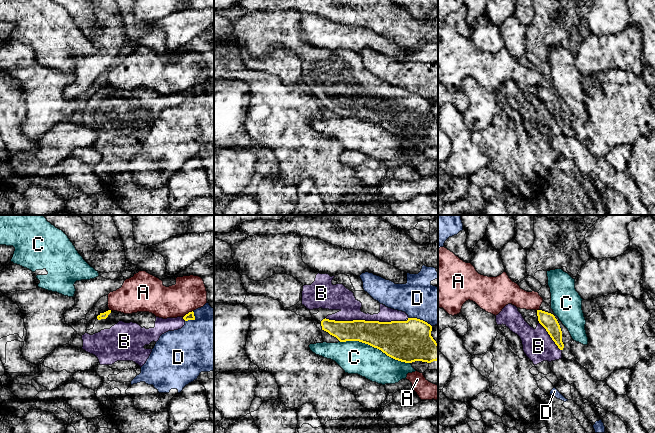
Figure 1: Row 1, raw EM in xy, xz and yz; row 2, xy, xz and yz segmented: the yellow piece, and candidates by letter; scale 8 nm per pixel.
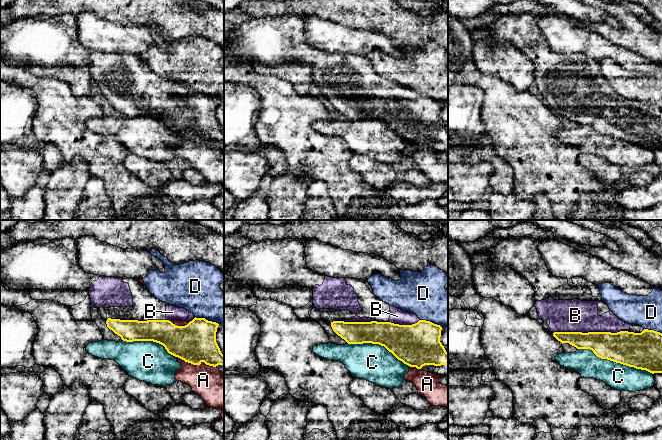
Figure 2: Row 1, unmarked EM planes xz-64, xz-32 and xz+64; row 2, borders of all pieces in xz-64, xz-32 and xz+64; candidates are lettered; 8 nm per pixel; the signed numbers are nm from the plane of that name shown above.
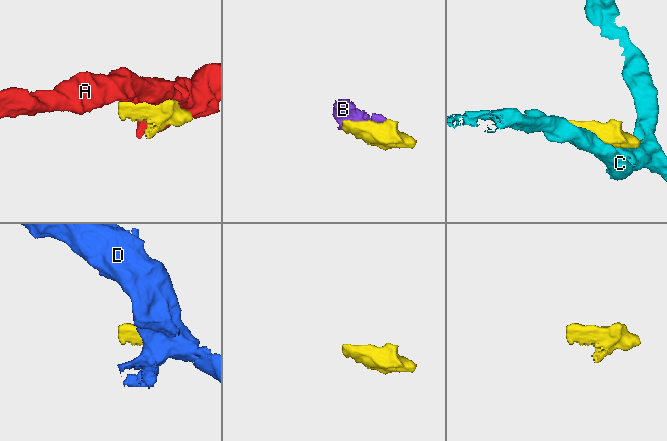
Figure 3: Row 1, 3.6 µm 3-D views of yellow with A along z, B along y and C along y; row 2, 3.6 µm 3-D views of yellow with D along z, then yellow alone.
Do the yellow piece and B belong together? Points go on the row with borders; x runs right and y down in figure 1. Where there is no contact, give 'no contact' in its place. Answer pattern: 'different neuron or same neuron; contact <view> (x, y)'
same neuron; contact xz (364, 320)

